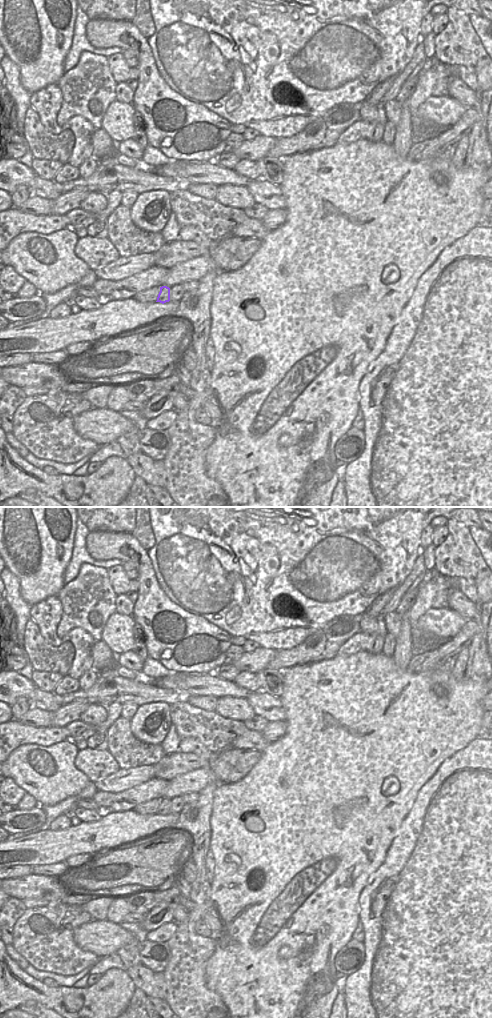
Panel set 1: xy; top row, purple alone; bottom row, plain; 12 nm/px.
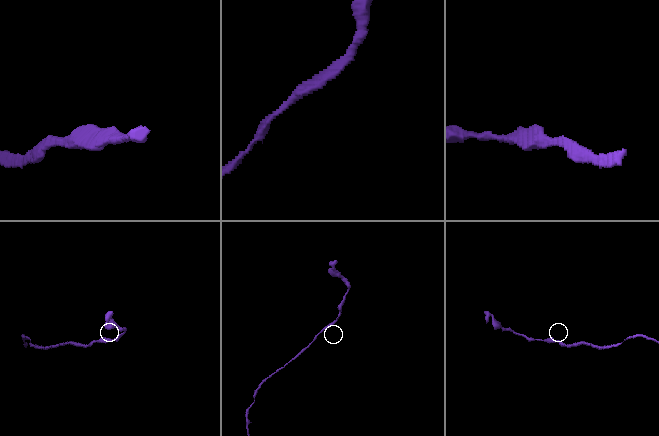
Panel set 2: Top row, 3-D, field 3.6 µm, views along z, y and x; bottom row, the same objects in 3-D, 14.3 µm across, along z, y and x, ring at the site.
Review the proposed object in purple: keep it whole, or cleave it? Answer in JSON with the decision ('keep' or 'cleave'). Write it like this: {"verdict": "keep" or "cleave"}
{"verdict": "keep"}

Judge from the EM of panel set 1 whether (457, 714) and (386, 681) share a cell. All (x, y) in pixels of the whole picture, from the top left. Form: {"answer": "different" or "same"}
{"answer": "same"}

